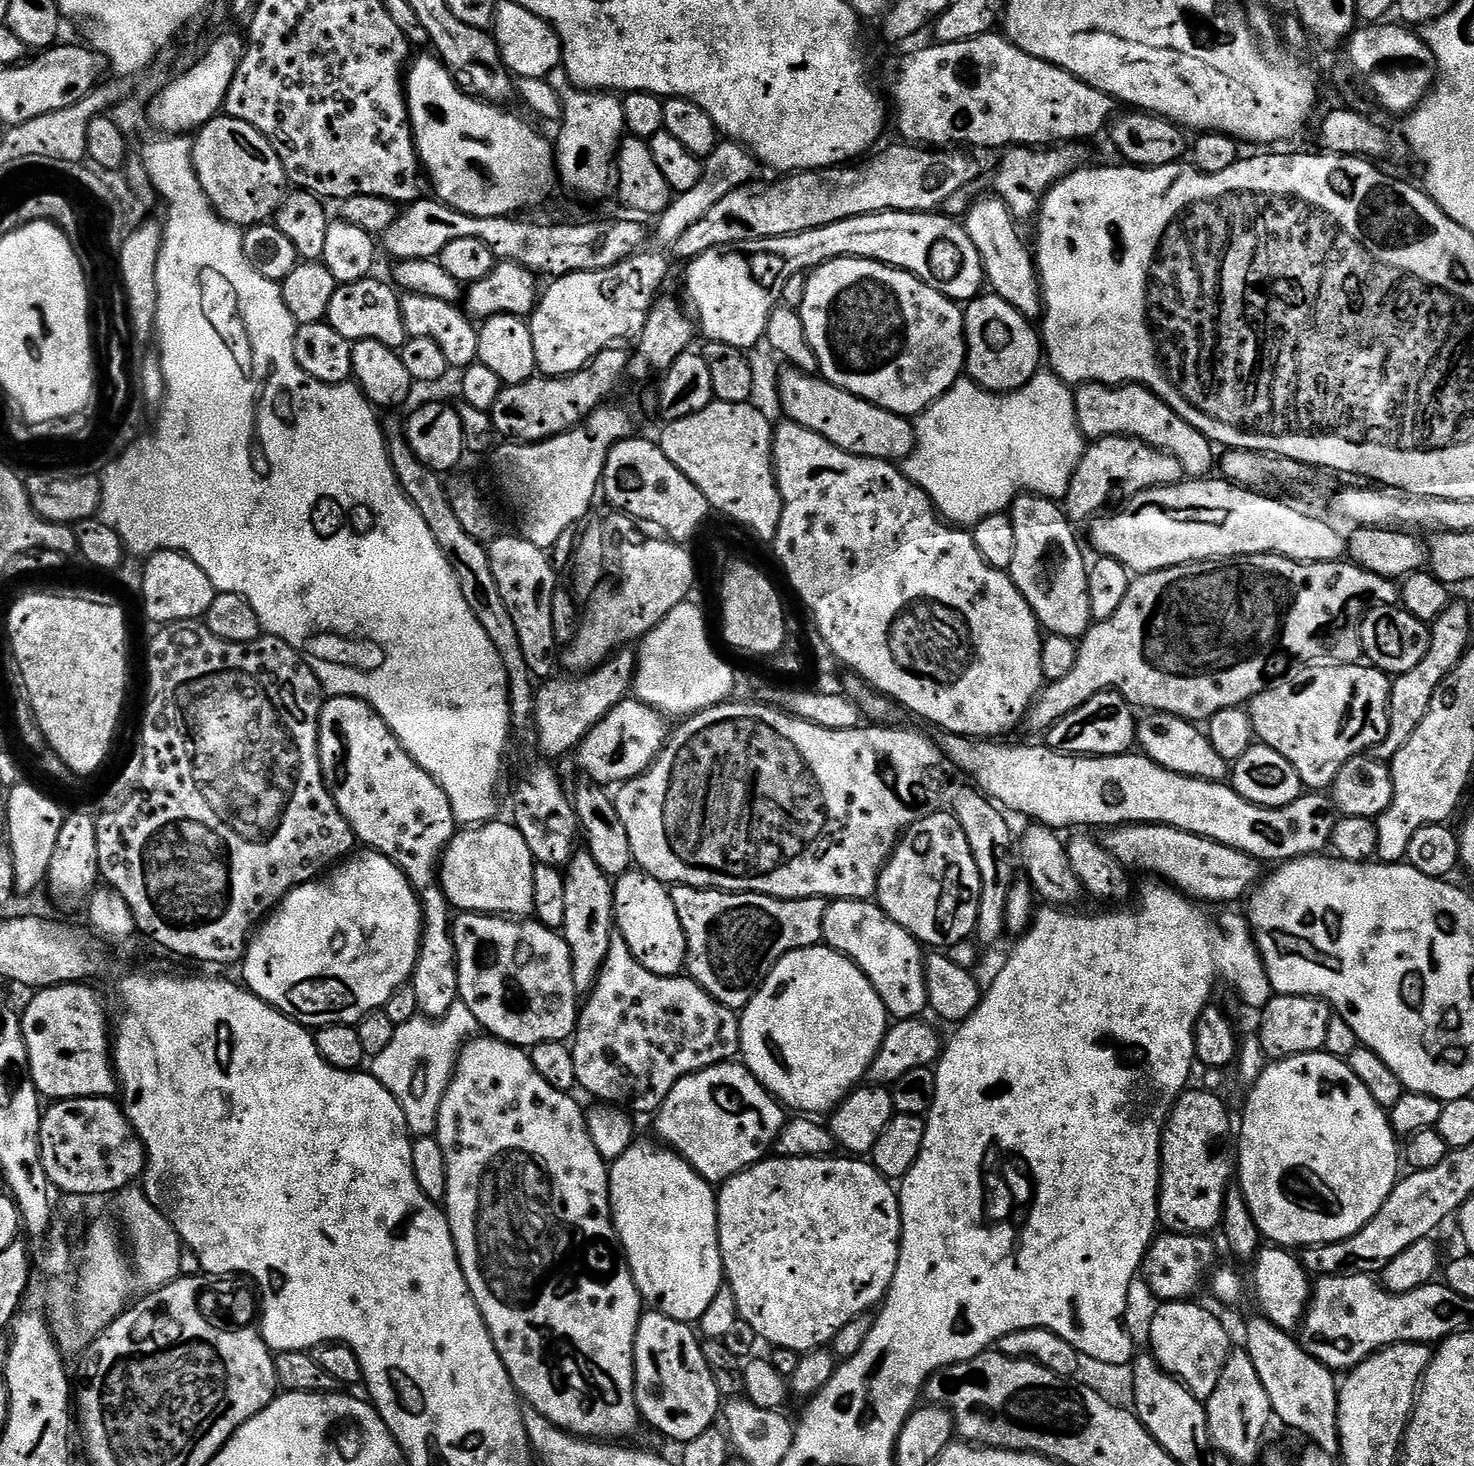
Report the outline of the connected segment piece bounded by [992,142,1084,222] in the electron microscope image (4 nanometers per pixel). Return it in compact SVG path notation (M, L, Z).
M1069 142L1063 146L1049 146L1047 148L1017 148L1007 149L996 168L996 177L992 184L995 195L1001 196L1006 206L1012 211L1017 221L1031 221L1039 213L1040 202L1045 194L1064 176L1073 171L1081 163L1084 156L1083 147Z

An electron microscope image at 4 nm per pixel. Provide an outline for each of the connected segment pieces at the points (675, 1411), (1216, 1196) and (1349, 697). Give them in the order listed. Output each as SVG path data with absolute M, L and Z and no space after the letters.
M655 1310L641 1315L636 1331L636 1404L643 1423L679 1442L698 1438L717 1423L722 1412L720 1391L706 1366L701 1341L692 1331L689 1325Z
M1185 1091L1184 1095L1176 1099L1175 1106L1168 1113L1168 1120L1164 1124L1164 1134L1160 1138L1160 1218L1159 1223L1165 1224L1168 1232L1183 1232L1185 1234L1208 1234L1211 1228L1219 1229L1224 1218L1224 1195L1228 1192L1234 1178L1234 1120L1228 1117L1228 1108L1212 1092Z
M1364 662L1355 664L1326 664L1303 669L1300 680L1293 684L1280 682L1269 686L1247 705L1246 711L1252 722L1255 739L1270 746L1289 760L1298 770L1301 785L1308 790L1331 789L1338 770L1355 756L1365 755L1386 738L1389 725L1388 696L1389 673L1381 672Z

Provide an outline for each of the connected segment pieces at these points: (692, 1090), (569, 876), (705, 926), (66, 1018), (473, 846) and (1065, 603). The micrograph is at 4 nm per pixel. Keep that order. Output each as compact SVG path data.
M729 1062L683 1076L674 1090L666 1094L666 1102L662 1102L654 1120L656 1132L661 1136L659 1139L673 1152L677 1152L702 1179L713 1186L719 1186L728 1177L737 1176L753 1164L760 1163L773 1151L776 1139L780 1137L780 1131L786 1123L786 1112L780 1101L760 1085L749 1068L740 1062Z
M586 850L577 851L568 861L563 878L566 910L562 935L570 950L574 986L577 993L587 994L596 982L596 975L604 964L608 943L614 934L614 884L606 873L598 870L598 862L594 862L594 858Z
M677 884L671 889L674 910L678 910L678 922L686 934L688 958L687 975L706 994L710 994L722 1006L742 1010L754 998L770 970L786 954L799 948L814 948L823 941L825 897L815 896L805 900L779 900L763 896L760 892L720 892L717 888L691 888Z
M87 983L55 984L53 988L41 988L20 1016L22 1034L28 1051L28 1072L41 1097L49 1101L77 1100L91 1096L115 1097L118 1081L110 1063L110 1016L104 1013L104 1004Z
M489 822L457 831L438 865L438 883L457 913L478 912L482 916L528 918L535 913L534 870L537 865L526 846L526 838L515 823Z
M1021 494L1012 501L1010 515L1014 526L1014 562L1010 569L1014 586L1018 586L1022 598L1026 598L1030 610L1045 633L1054 636L1083 637L1093 623L1088 593L1089 565L1086 560L1084 564L1084 552L1076 541L1076 532L1072 529L1075 527L1070 523L1067 511L1055 500Z

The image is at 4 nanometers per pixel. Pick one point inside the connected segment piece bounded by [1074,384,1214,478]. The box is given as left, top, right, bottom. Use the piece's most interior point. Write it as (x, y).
(1102, 410)

